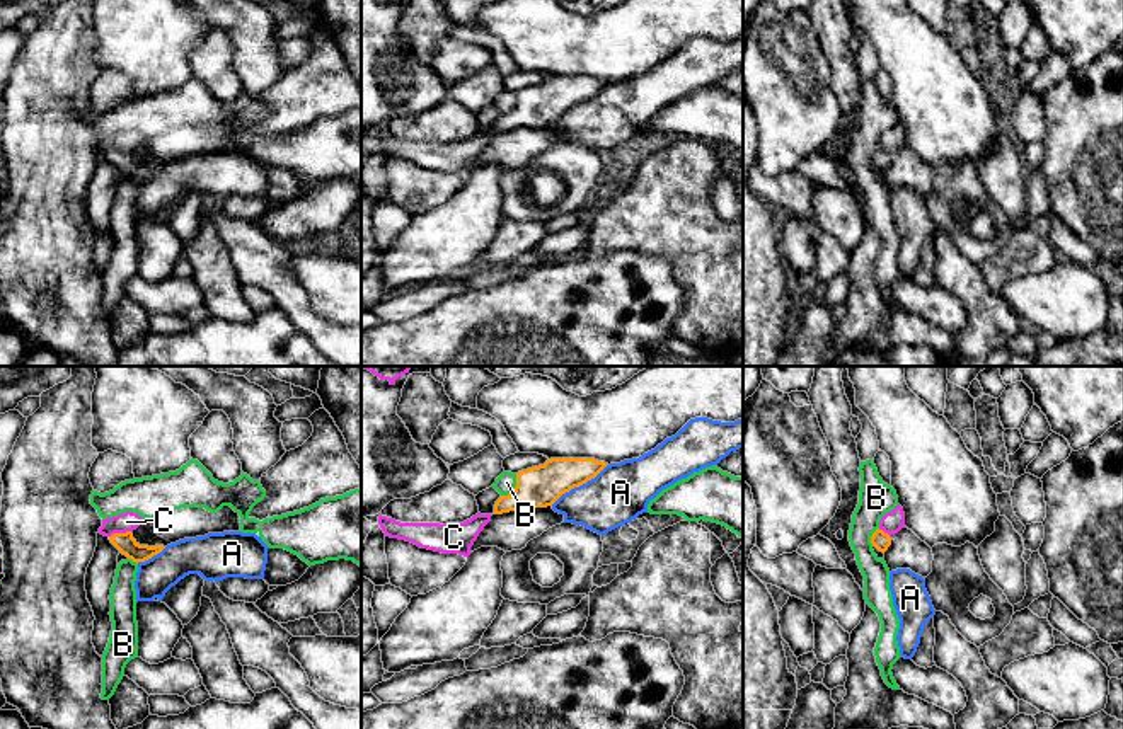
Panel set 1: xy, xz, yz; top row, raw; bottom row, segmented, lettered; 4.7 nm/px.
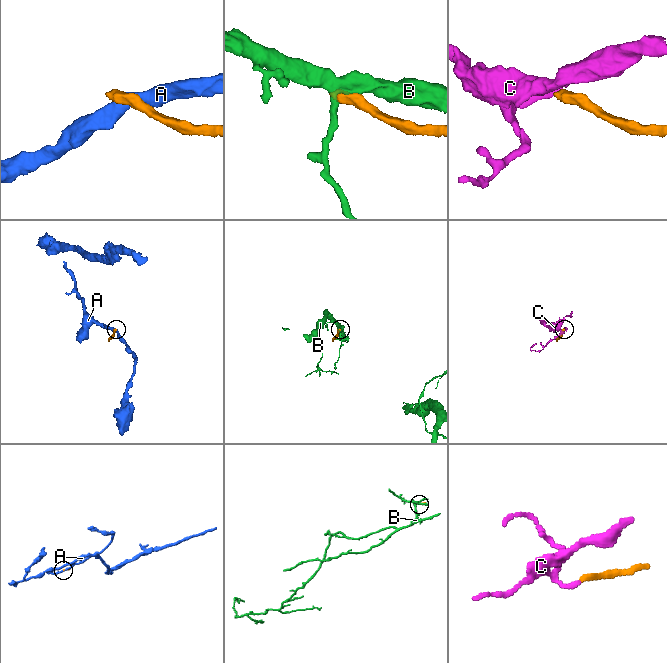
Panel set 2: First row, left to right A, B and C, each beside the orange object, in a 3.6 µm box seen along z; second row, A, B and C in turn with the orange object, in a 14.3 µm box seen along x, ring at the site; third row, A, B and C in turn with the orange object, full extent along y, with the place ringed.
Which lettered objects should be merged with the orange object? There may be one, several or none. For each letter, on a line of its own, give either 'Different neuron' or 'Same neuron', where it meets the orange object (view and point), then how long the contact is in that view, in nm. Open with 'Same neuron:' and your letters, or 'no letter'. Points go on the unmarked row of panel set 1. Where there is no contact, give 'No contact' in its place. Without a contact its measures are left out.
Same neuron: C
A: Different neuron. Touches orange at xz (578, 104). Shared border 340 nm
B: Different neuron. Touches orange at xz (515, 106). Shared border 130 nm
C: Same neuron. Touches orange at xy (120, 152). Shared border 110 nm

